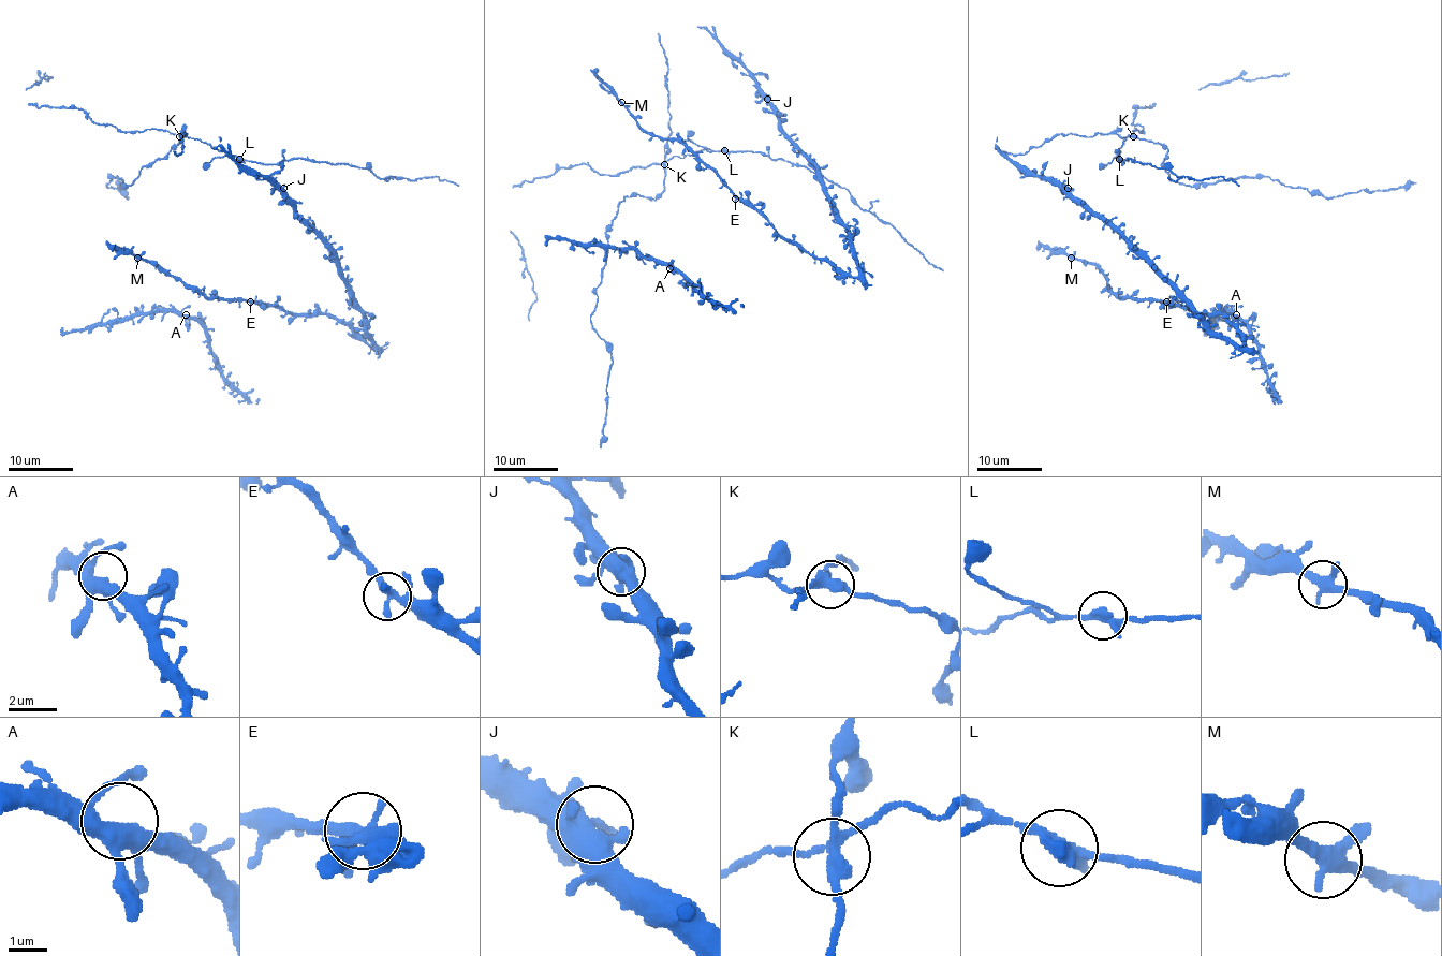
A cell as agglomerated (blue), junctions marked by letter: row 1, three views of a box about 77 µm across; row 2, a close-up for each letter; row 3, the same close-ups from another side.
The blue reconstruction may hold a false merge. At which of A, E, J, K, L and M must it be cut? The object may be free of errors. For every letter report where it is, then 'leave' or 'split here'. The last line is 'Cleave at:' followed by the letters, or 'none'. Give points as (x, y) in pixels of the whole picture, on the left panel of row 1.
A: place (186, 314); leave
E: place (250, 302); leave
J: place (283, 188); leave
K: place (179, 136); leave
L: place (239, 159); leave
M: place (137, 258); leave
Cleave at: none

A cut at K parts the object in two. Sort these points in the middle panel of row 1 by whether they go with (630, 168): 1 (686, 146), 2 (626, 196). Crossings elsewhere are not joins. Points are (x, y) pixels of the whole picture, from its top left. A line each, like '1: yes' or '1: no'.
1: yes
2: no

